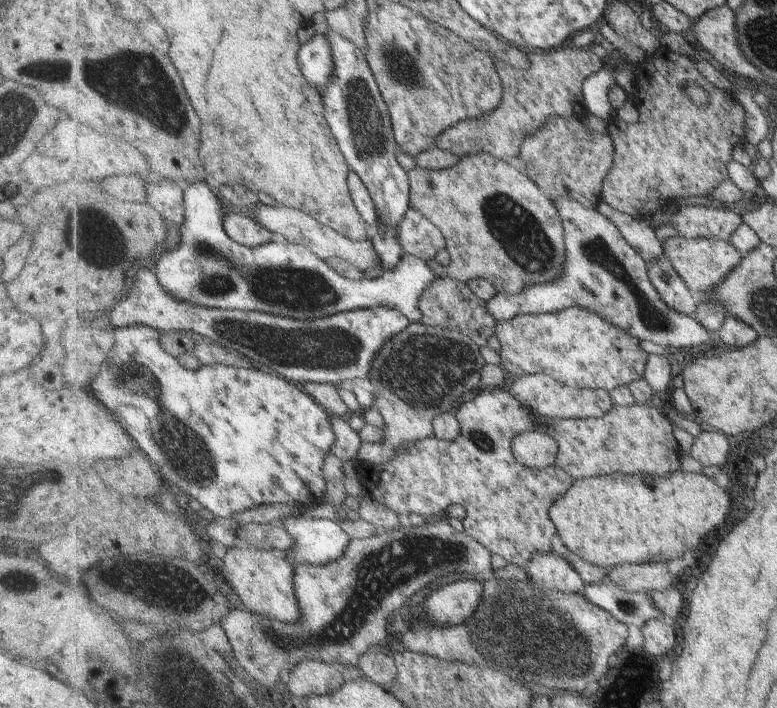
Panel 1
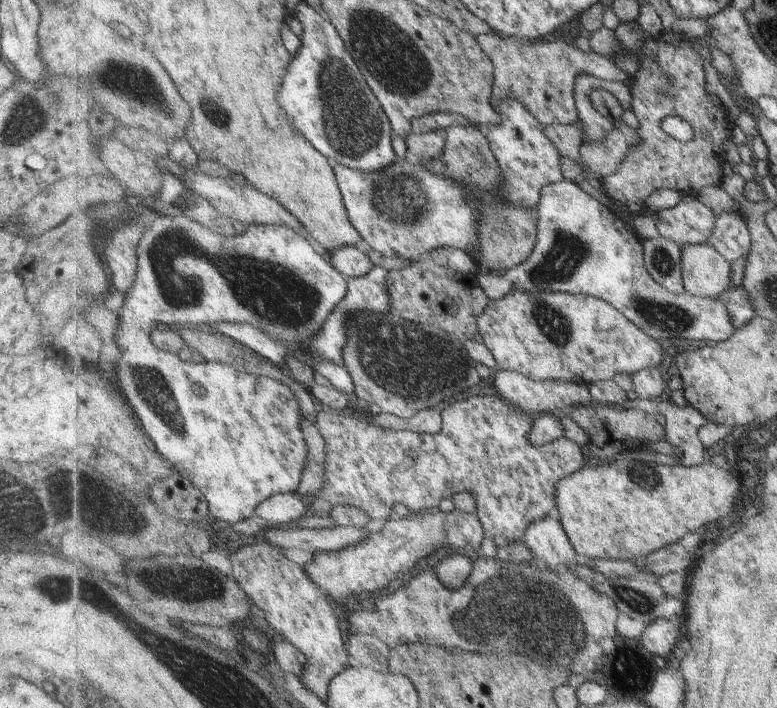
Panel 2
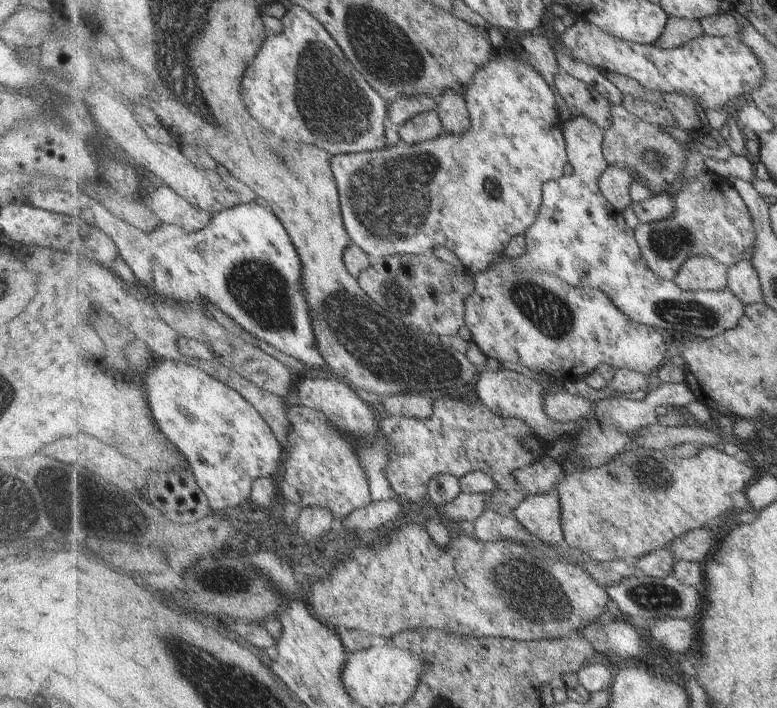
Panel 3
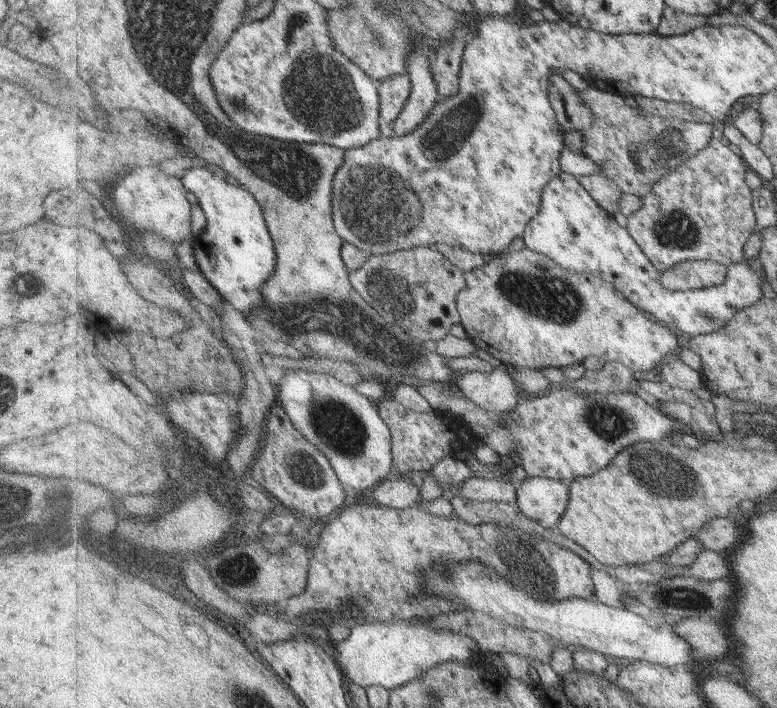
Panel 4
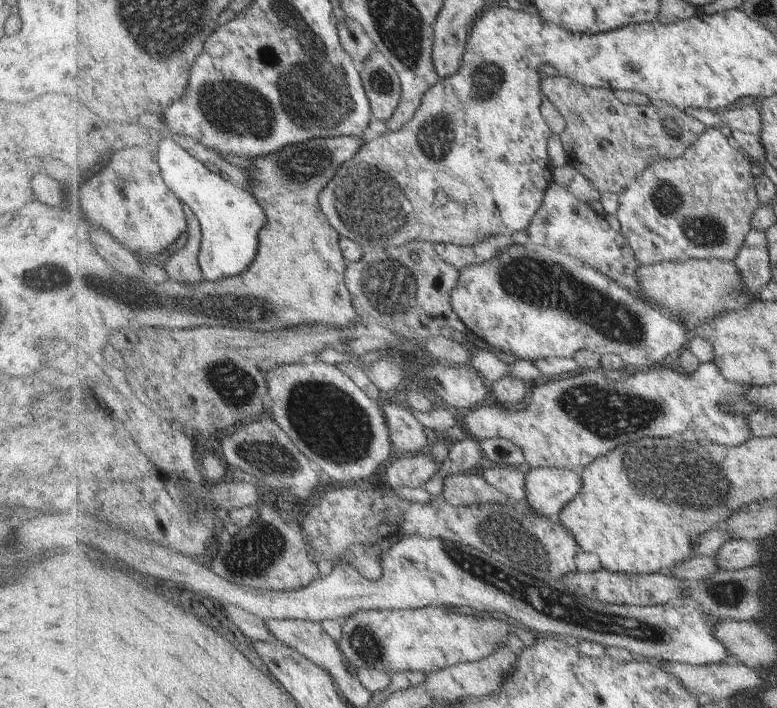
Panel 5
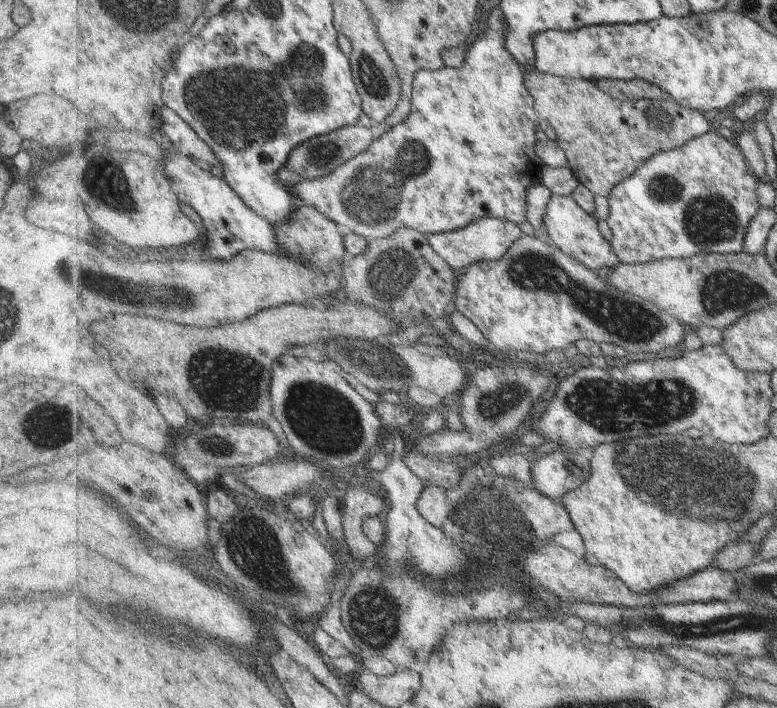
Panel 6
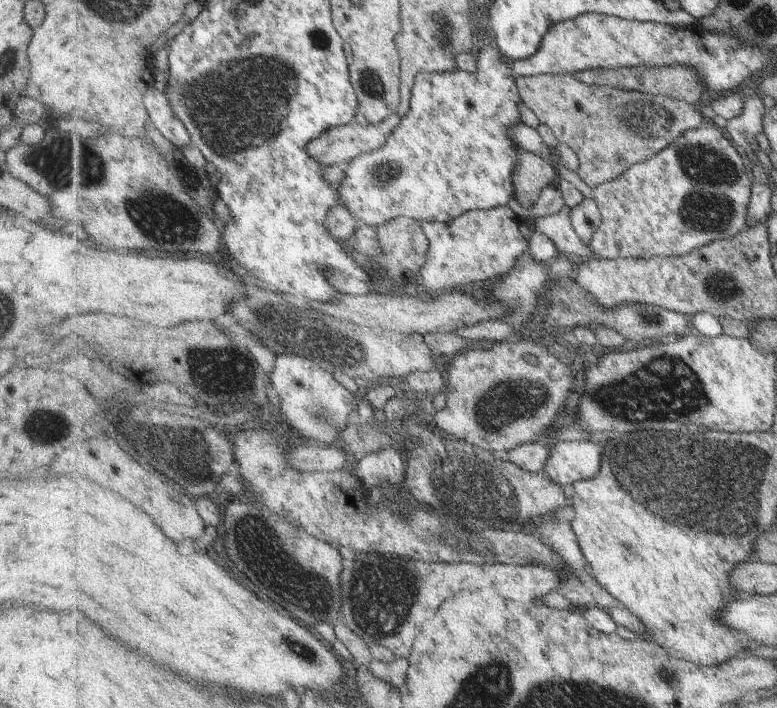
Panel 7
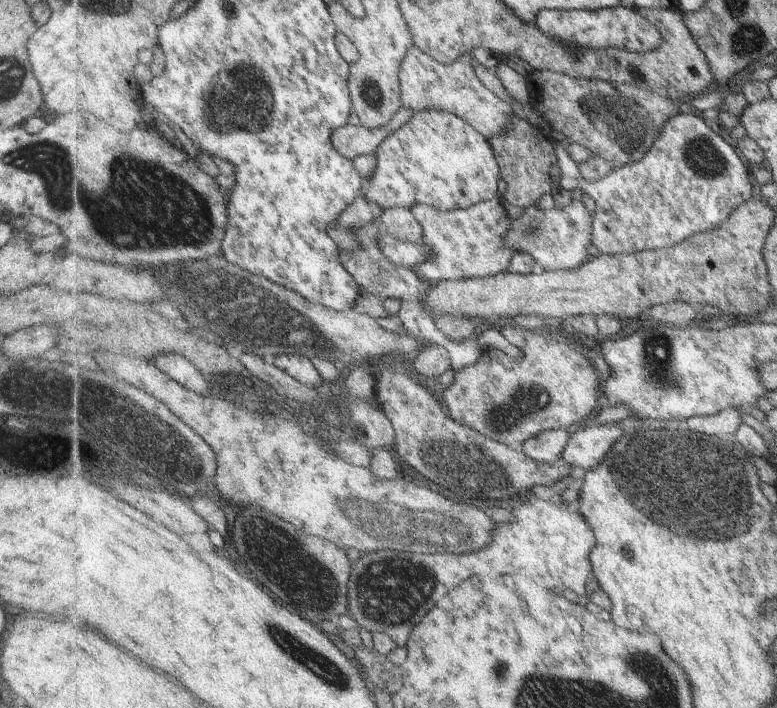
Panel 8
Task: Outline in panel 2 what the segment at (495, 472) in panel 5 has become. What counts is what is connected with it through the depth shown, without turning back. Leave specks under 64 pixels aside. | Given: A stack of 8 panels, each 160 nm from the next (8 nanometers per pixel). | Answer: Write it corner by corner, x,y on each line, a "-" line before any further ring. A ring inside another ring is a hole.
458,509
452,513
429,510
413,513
407,518
388,519
385,527
369,532
356,545
340,551
321,551
313,554
312,561
303,566
310,579
329,595
331,600
349,600
363,594
375,594
387,588
397,578
409,574
423,558
439,550
480,550
484,541
484,526
477,513
469,514

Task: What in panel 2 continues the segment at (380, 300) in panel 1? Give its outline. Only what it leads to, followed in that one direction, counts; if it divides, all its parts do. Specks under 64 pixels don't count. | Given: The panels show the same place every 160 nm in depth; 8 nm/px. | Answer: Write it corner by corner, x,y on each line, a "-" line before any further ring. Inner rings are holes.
186,214
176,217
168,215
158,216
151,226
146,228
142,236
138,252
136,281
128,292
127,299
124,301
124,305
118,314
119,320
117,330
115,331
115,341
122,351
122,357
117,362
118,365
115,367
113,376
115,378
119,376
120,388
129,390
129,392
125,392
128,403
136,412
138,418
145,420
147,434
153,438
159,452
173,464
176,472
191,480
205,495
210,506
211,524
219,528
225,528
232,523
241,522
245,518
251,518
251,516
257,515
257,507
263,501
269,500
272,496
278,494
295,493
297,488
299,488
301,478
303,478
303,467
307,466
307,462
309,462
309,448
307,448
307,442
305,442
305,436
303,436
303,428
301,428
303,426
303,410
299,406
299,397
287,383
269,375
245,373
234,366
227,366
219,361
187,360
181,354
172,353
171,350
163,350
163,347
160,347
155,342
154,330
159,325
179,324
179,322
189,322
199,328
206,327
207,324
227,321
257,325
259,328
262,328
265,335
271,337
272,334
272,338
279,341
280,344
287,344
288,349
293,354
302,356
305,353
310,358
309,361
305,360
305,362
313,371
325,377
342,394
353,400
356,398
356,386
351,373
347,368
343,368
330,360
319,360
312,346
312,338
330,317
333,308
347,296
347,290
349,290
347,278
331,264
330,259
327,257
306,234
299,231
295,232
295,229
291,230
291,228
286,226
249,225
248,230
242,235
225,237
224,235
218,235
204,224
193,220

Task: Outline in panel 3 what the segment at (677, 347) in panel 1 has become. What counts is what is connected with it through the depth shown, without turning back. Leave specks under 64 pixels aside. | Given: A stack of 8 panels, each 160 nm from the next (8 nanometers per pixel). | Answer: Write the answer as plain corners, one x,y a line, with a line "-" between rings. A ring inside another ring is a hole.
585,115
569,119
562,127
574,172
556,181
549,181
544,186
544,201
538,219
525,232
527,252
514,259
513,264
519,269
534,273
554,274
577,288
603,291
632,321
663,330
679,331
686,338
712,339
735,328
745,312
745,306
735,298
731,289
687,292
675,281
668,281
656,275
647,264
642,256
642,248
639,246
635,230
626,224
622,214
617,213
599,186
601,175
610,165
604,150
607,131

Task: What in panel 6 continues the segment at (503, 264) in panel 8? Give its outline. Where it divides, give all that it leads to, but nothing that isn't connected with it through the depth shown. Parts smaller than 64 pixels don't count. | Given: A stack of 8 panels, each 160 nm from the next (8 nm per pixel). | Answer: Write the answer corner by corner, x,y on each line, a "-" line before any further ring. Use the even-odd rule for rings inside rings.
484,218
472,223
465,229
449,233
433,233
427,235
431,248
439,253
460,274
476,262
496,261
521,238
522,233
513,221
496,218

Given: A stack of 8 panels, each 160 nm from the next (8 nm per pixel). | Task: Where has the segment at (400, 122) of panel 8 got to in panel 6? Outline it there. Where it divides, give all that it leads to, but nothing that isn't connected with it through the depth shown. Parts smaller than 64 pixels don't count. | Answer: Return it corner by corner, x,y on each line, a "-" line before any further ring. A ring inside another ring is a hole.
387,122
371,127
357,124
336,130
333,134
313,136
313,138
309,138
307,142
301,144
299,148
295,148
294,152
291,153
291,156
288,158
287,168
309,181
323,179
348,160
365,152
379,137
384,135
389,128
390,126

